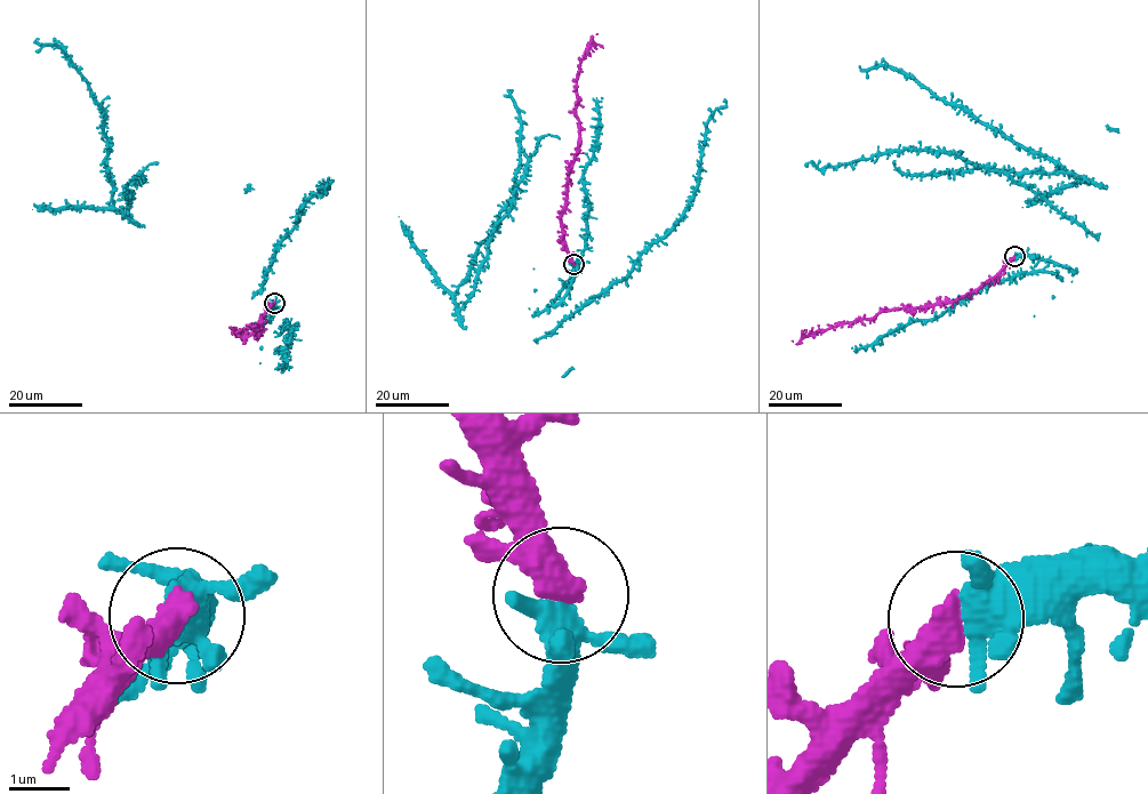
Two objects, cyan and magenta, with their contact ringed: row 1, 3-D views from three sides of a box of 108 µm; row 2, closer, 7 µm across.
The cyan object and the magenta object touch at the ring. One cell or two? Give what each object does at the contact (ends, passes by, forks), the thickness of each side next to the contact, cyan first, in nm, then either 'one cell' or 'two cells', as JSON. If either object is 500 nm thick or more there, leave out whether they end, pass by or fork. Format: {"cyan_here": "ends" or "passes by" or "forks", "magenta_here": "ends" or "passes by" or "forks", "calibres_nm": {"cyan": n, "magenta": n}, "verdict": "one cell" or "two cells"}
{"cyan_here": "forks", "magenta_here": "passes by", "calibres_nm": {"cyan": 340, "magenta": 360}, "verdict": "one cell"}

